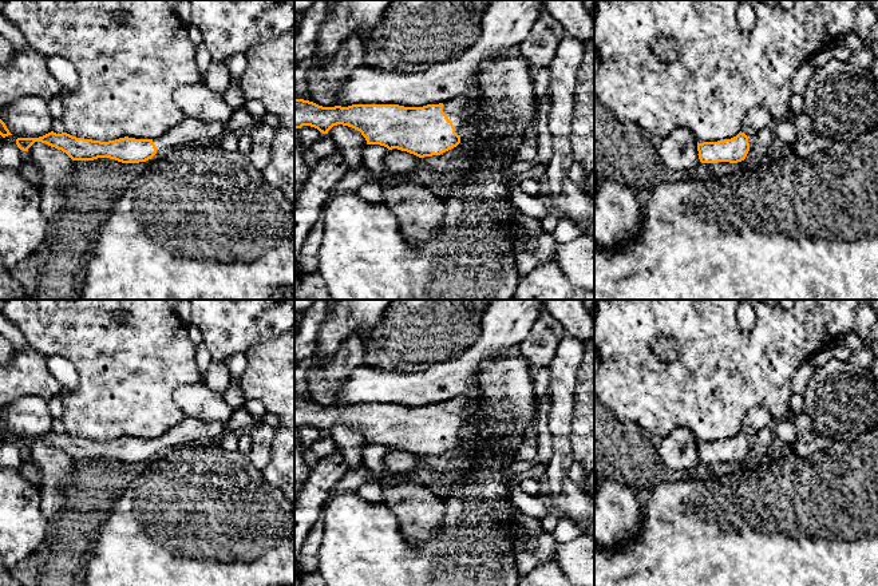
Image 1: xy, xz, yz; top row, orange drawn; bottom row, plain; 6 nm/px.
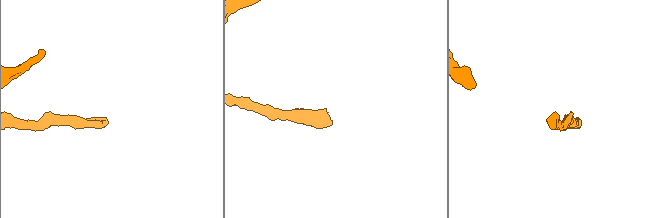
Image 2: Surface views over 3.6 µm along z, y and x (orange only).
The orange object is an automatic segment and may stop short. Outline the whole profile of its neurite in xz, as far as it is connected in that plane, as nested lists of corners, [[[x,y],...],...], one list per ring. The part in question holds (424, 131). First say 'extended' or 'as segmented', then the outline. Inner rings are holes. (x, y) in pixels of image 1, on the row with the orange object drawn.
extended; [[[470,95],[439,104],[352,104],[323,107],[294,99],[294,128],[311,126],[323,134],[337,124],[361,132],[367,144],[398,149],[419,158],[440,155],[460,143],[460,135],[475,116]]]

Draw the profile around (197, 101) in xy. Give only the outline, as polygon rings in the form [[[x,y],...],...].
[[[205,82],[179,87],[173,99],[186,118],[207,123],[225,123],[233,114],[233,108],[224,96],[209,88]]]

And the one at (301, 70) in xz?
[[[304,59],[298,64],[294,64],[294,94],[302,95],[305,99],[312,102],[308,98],[306,80],[308,71],[312,66],[312,59]]]

